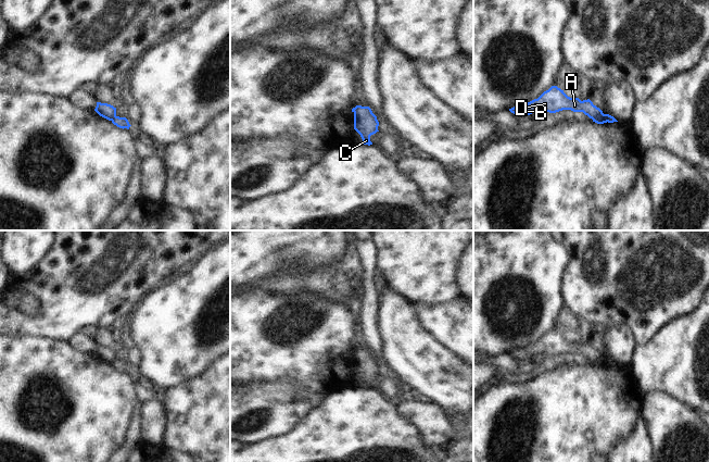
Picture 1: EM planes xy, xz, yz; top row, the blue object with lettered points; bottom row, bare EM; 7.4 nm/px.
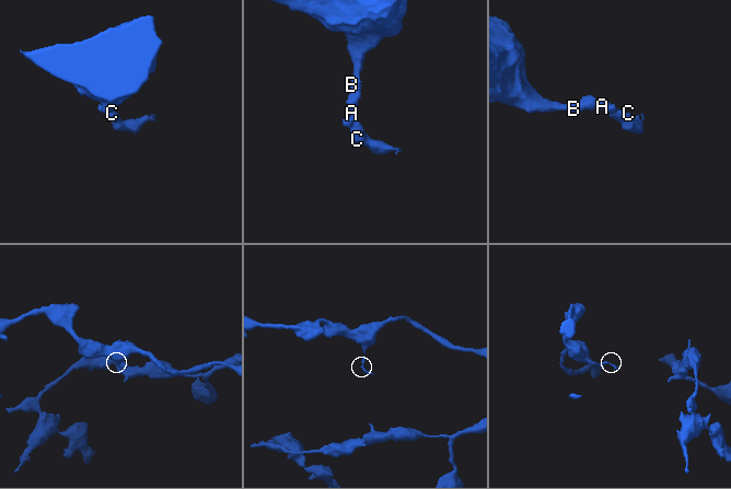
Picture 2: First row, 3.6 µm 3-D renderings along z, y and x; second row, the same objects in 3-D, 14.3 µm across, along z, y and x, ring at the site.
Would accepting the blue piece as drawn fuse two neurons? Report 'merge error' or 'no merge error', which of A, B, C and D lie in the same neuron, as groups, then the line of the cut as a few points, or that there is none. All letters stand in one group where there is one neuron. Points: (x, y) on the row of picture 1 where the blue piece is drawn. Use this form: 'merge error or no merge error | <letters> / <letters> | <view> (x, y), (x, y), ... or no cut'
merge error | A B D / C | yz (603, 113), (593, 120)

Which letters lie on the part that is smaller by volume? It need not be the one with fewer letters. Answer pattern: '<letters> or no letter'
C

